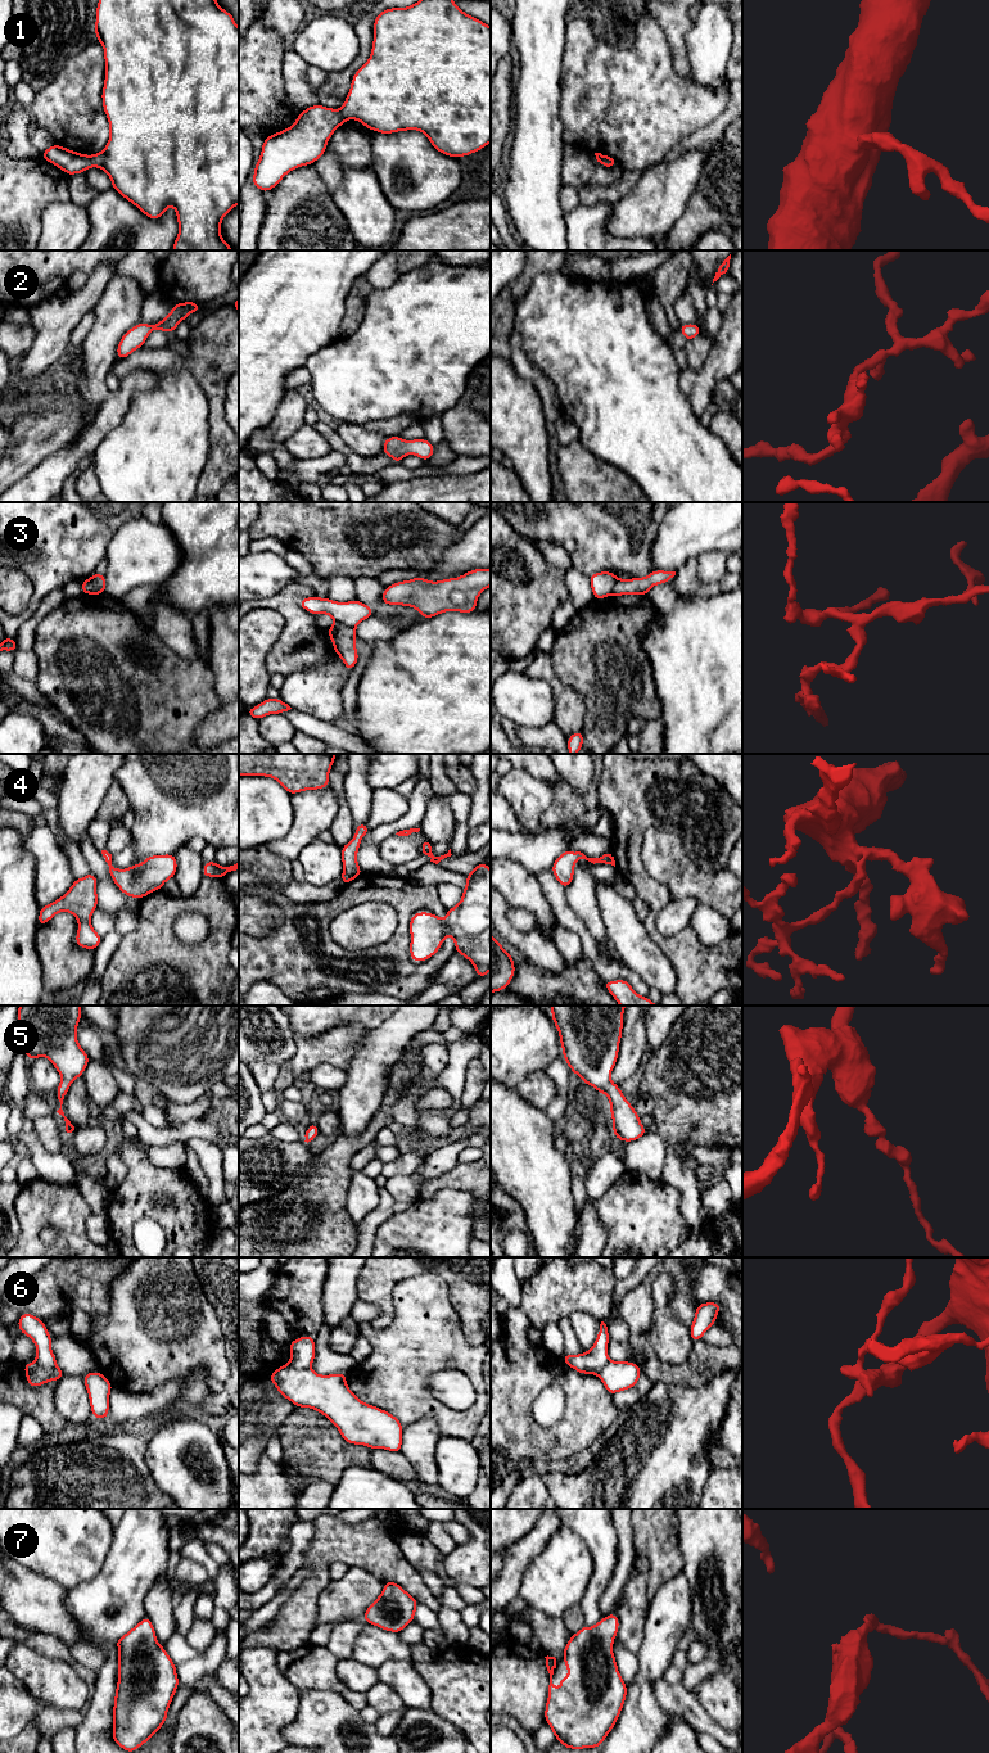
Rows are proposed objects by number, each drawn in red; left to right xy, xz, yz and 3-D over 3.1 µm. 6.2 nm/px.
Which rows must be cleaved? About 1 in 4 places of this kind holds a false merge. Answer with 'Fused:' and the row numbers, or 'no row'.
Fused: 3, 6

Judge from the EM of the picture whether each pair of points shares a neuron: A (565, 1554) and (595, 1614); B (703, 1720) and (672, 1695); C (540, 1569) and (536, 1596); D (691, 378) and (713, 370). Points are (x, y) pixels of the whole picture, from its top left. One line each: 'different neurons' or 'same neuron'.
A: different neurons
B: same neuron
C: same neuron
D: same neuron

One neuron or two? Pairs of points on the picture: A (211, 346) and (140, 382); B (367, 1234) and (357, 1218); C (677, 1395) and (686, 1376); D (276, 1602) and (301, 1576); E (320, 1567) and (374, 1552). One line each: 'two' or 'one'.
A: two
B: two
C: two
D: one
E: one

